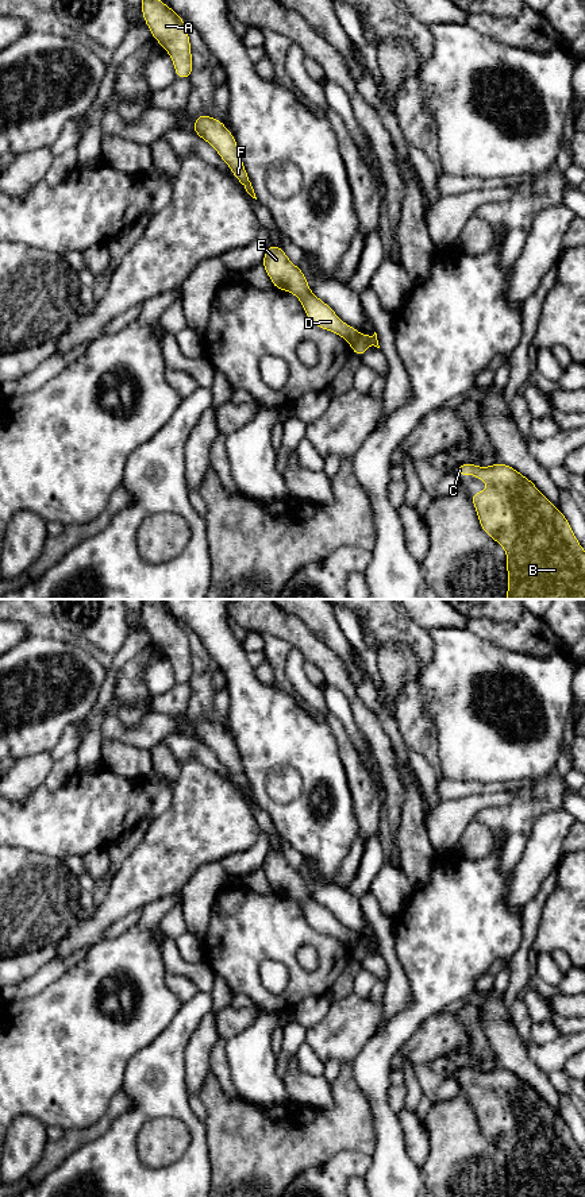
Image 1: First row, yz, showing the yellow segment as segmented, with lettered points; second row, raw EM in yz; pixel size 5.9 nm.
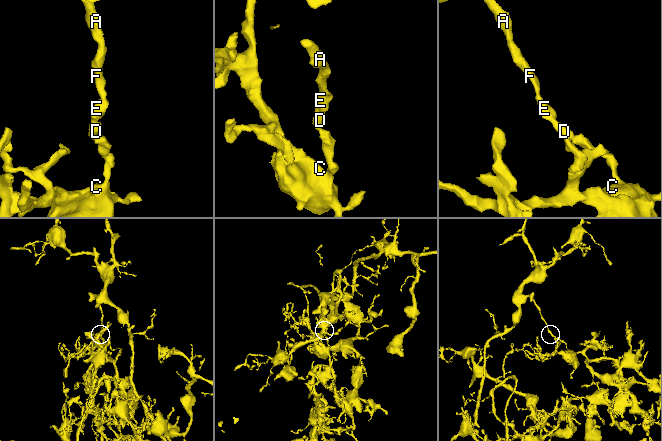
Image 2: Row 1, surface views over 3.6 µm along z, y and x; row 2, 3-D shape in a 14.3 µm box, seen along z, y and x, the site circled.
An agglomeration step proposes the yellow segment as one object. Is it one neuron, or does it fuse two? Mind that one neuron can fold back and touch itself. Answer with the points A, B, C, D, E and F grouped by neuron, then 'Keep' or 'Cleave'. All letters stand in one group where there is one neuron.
Groups: A D E F / B C. Cleave

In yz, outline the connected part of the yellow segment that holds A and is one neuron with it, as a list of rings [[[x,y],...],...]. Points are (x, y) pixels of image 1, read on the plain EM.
[[[142,599],[143,623],[174,668],[177,683],[189,683],[193,676],[186,628],[155,601]]]

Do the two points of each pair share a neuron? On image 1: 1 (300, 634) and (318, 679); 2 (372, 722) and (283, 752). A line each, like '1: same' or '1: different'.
1: different
2: different

